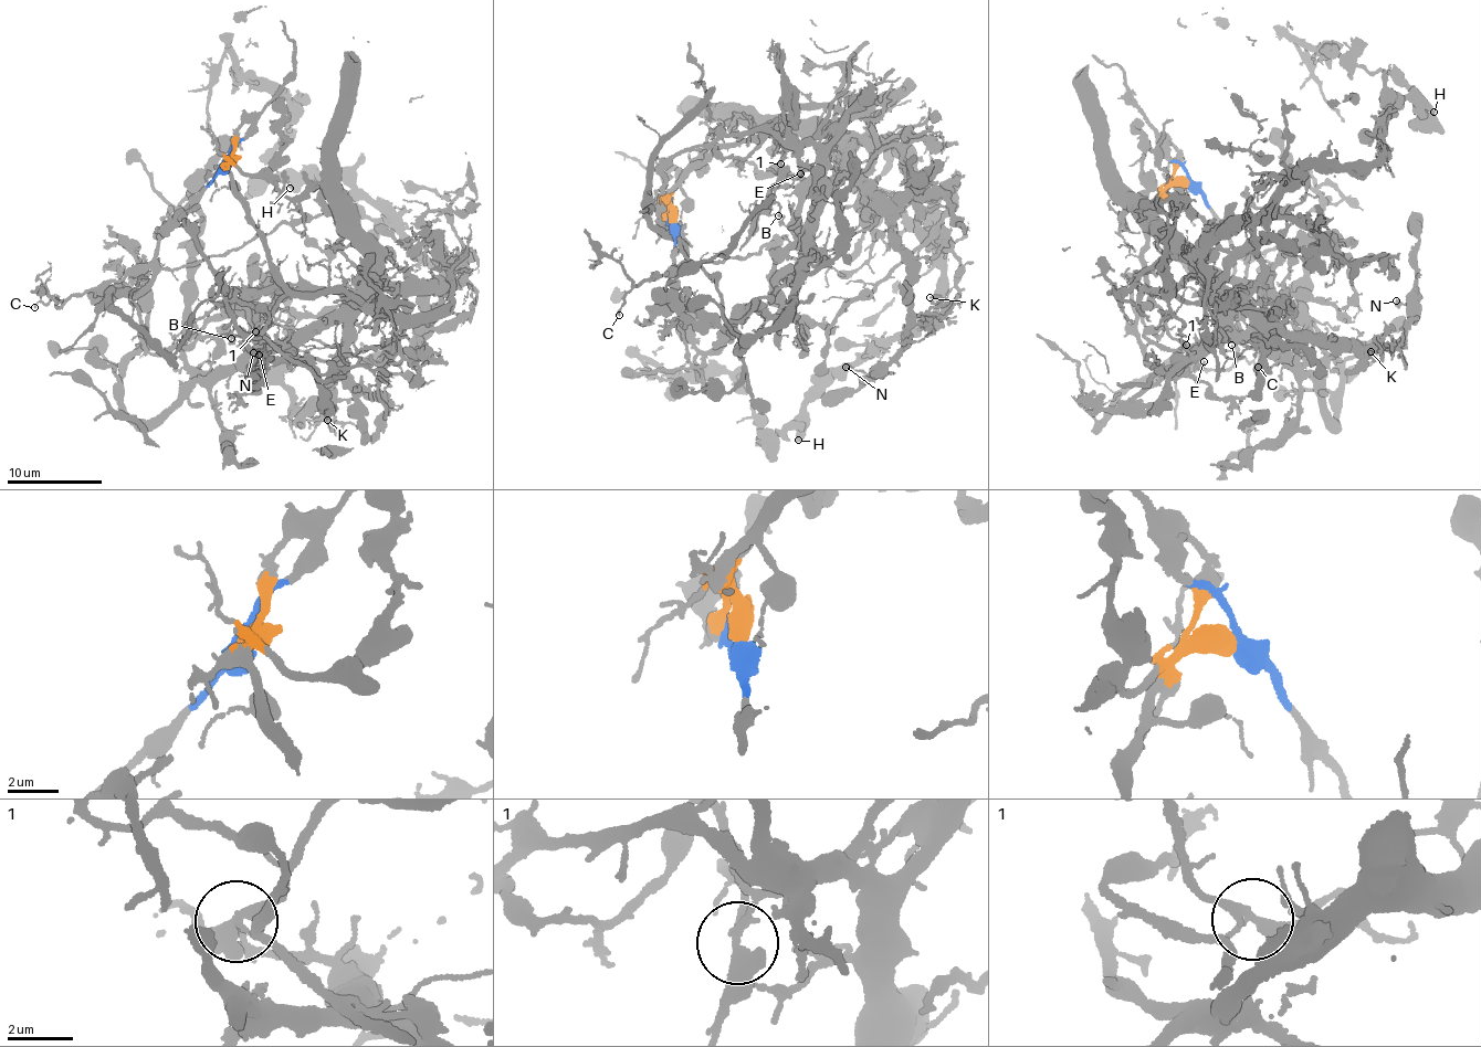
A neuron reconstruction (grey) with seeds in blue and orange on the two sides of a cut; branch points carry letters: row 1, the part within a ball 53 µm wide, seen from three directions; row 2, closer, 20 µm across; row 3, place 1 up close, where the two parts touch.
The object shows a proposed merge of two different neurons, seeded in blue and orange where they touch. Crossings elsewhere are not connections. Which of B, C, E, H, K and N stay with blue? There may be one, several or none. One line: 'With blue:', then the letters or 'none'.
With blue: C

